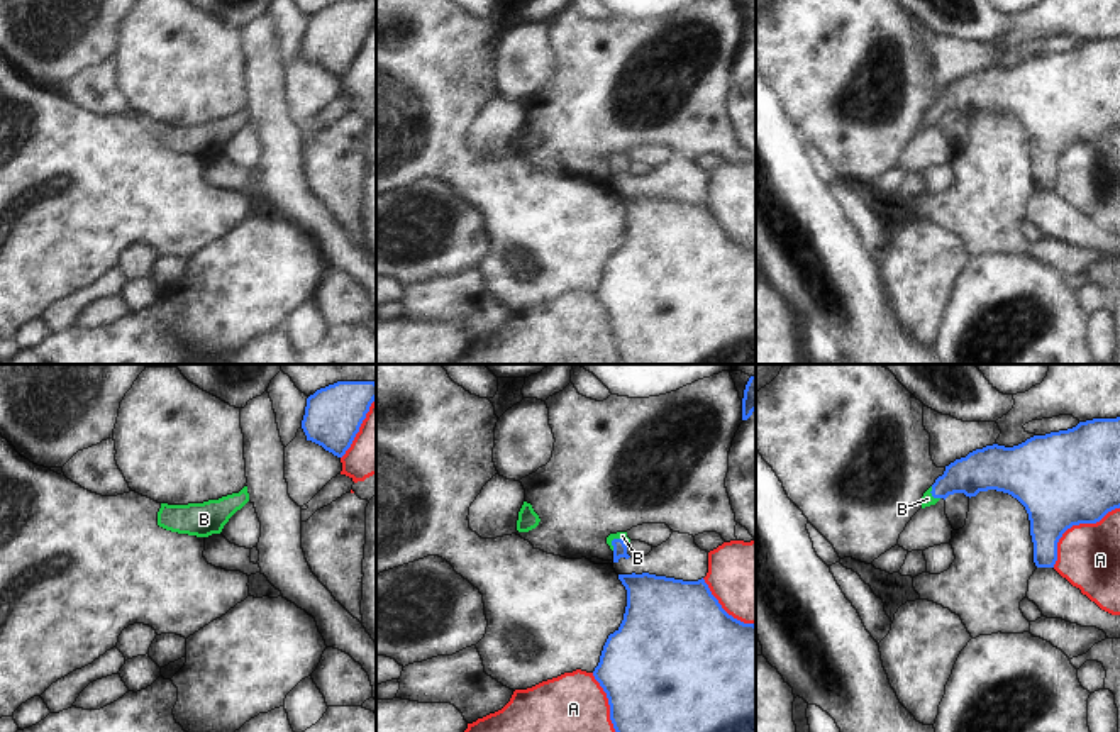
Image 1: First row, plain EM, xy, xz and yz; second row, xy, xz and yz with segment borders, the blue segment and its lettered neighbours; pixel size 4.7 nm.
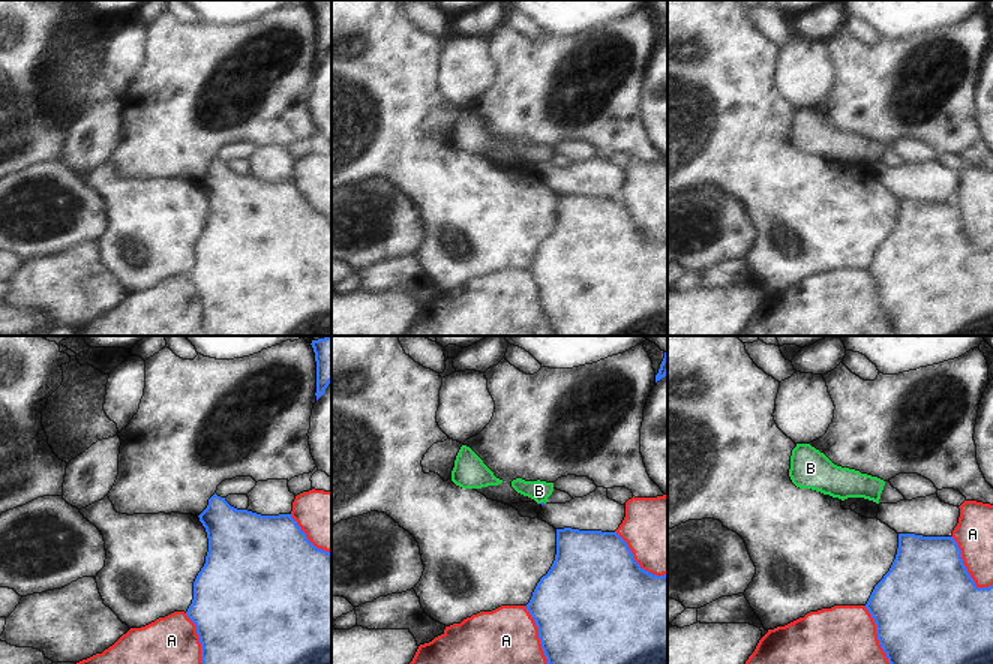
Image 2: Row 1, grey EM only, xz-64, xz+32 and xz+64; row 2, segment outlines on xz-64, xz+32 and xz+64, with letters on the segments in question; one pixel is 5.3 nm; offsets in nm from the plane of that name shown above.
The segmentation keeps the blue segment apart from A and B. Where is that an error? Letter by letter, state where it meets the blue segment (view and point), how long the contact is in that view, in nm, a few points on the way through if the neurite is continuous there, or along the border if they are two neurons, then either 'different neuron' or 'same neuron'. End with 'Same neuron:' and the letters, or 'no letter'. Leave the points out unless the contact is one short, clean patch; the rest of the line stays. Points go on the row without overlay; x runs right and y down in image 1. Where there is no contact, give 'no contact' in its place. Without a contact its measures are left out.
A: yz (1075, 144) | 420 nm | different neuron
B: xz (619, 160) | 80 nm | across xz (619, 166), (619, 160), (622, 156) | same neuron
Same neuron: B

